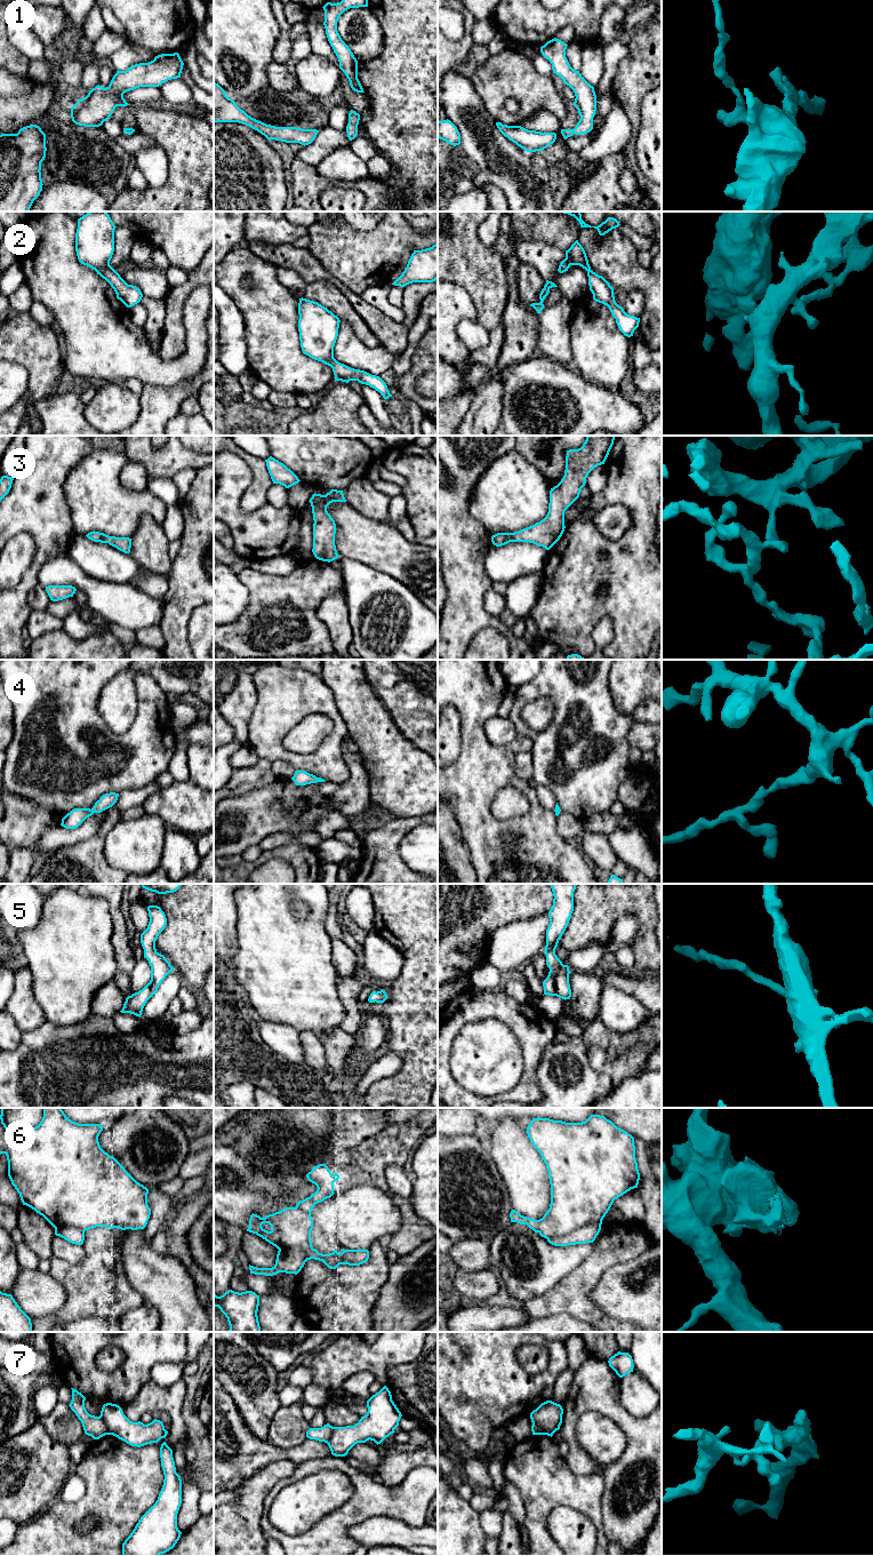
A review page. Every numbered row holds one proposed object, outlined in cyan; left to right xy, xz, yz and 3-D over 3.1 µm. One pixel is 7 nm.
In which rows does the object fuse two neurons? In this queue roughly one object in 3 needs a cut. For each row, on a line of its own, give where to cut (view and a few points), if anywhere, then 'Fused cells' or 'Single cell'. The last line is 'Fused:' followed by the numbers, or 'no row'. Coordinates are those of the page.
1: No split. Single cell
2: No split. Single cell
3: No split. Single cell
4: No split. Single cell
5: No split. Single cell
6: No split. Single cell
7: Split along xy (99, 1415), (109, 1434). Fused cells
Fused: 7

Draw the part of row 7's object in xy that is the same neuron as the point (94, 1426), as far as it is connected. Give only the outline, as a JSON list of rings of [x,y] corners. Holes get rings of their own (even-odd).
[[[72,1389],[72,1401],[70,1403],[71,1410],[81,1421],[85,1434],[91,1436],[94,1439],[109,1435],[107,1427],[102,1417],[95,1417],[87,1412],[85,1407],[86,1397],[78,1390]]]

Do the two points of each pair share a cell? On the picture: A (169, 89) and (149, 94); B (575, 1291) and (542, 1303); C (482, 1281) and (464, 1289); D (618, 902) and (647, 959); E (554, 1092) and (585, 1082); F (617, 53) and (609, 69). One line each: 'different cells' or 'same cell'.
A: different cells
B: same cell
C: same cell
D: same cell
E: same cell
F: same cell

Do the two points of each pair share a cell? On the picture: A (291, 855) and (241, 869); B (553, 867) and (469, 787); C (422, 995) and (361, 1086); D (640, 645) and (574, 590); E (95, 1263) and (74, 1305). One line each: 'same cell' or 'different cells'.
A: same cell
B: same cell
C: different cells
D: same cell
E: same cell

